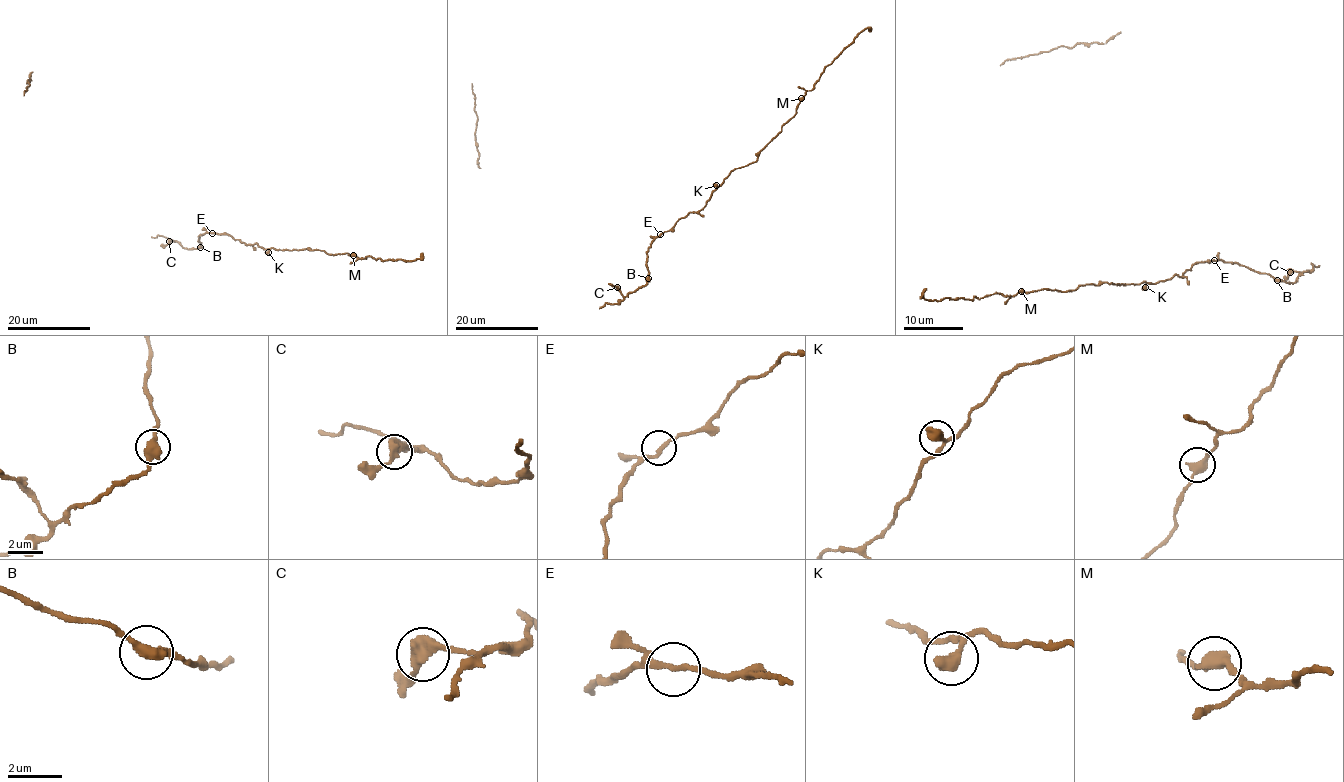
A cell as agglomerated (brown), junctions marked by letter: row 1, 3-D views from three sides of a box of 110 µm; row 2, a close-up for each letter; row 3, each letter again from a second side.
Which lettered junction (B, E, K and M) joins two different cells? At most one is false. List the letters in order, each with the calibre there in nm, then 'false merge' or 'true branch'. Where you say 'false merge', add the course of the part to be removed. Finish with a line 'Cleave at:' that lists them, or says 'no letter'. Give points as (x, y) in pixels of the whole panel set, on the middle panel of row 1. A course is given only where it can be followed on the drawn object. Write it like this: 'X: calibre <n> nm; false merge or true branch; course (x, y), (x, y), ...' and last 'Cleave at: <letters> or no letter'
B: calibre 440 nm; false merge; course (648, 278), (644, 285), (617, 303), (605, 303), (599, 308)
E: calibre 200 nm; true branch
K: calibre 420 nm; true branch
M: calibre 400 nm; true branch
Cleave at: B

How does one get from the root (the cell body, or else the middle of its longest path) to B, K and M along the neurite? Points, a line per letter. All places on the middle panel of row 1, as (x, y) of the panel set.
B: (661, 234), (647, 252), (648, 278)
K: (661, 234), (690, 212), (699, 211), (716, 185)
M: (661, 234), (690, 212), (699, 211), (731, 171), (755, 162), (757, 154), (796, 113), (801, 98)

